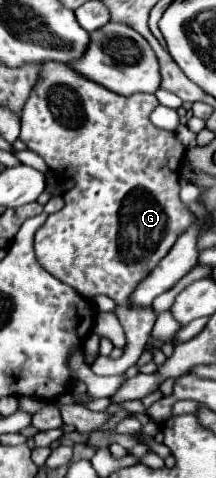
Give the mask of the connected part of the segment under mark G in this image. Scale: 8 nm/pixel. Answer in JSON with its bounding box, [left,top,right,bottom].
[20,62,196,376]

